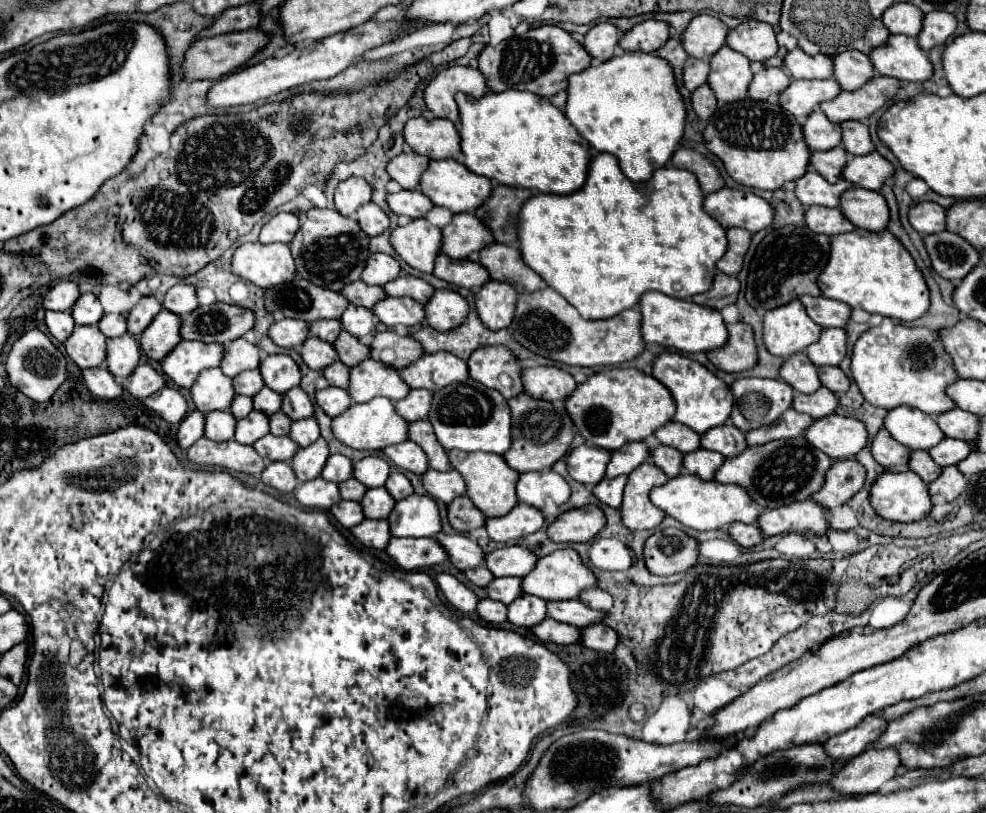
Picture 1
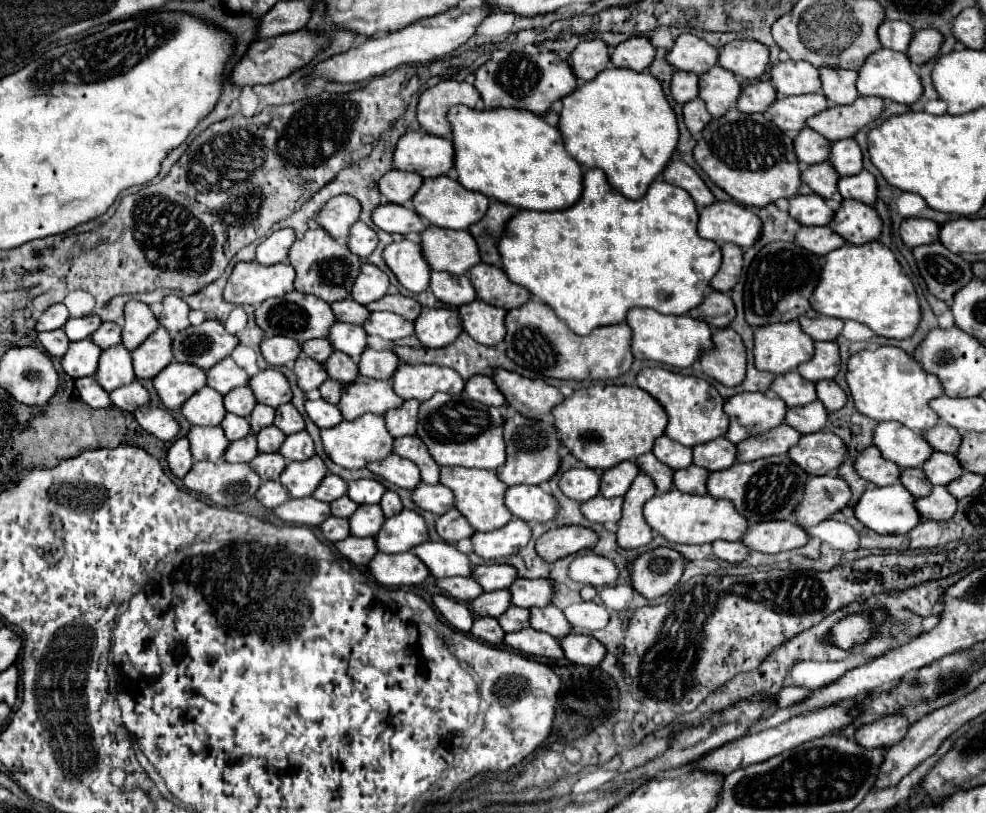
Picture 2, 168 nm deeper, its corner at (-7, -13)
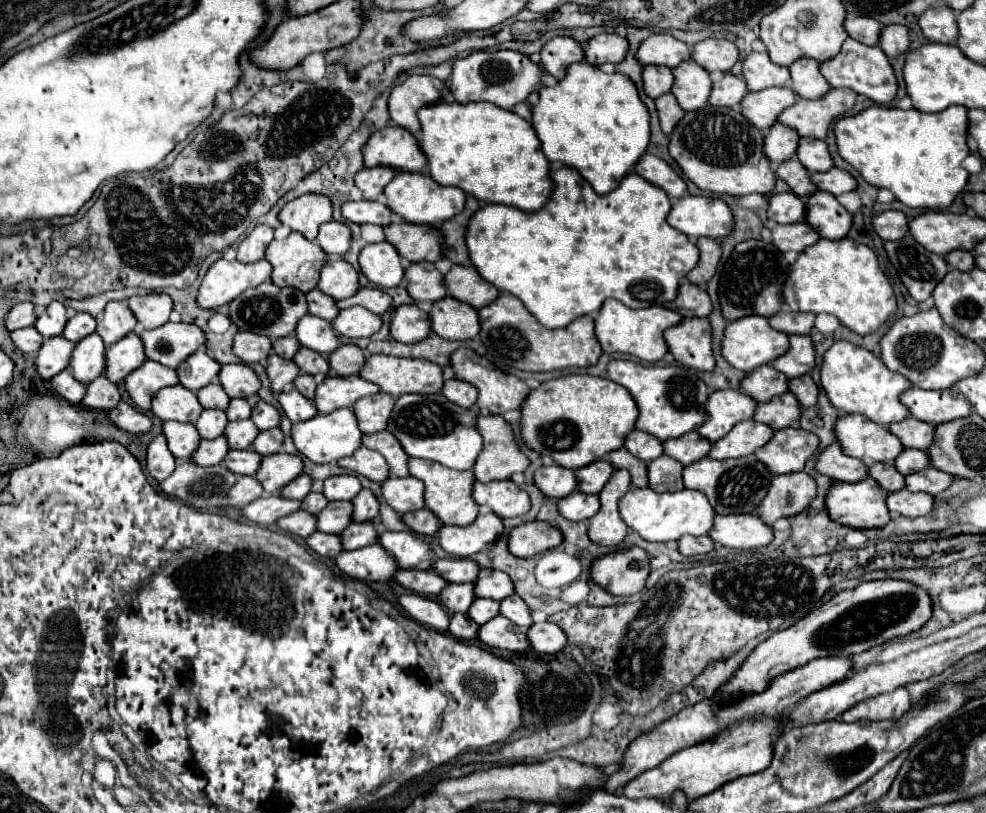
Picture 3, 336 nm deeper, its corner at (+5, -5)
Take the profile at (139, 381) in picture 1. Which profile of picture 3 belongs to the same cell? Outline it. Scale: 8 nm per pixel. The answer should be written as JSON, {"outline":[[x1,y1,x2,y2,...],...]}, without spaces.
{"outline":[[100,376,94,382,86,386,86,394,82,398,82,404,86,408,98,408,98,410,110,410,120,402,118,386,112,384,108,378]]}

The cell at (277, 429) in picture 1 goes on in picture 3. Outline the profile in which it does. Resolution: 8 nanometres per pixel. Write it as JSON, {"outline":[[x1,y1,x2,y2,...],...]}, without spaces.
{"outline":[[250,418,248,420,230,422,226,426,226,434,224,434,224,438,228,440,228,448,230,450,248,448,256,436,258,436,258,428,254,426,254,422]]}

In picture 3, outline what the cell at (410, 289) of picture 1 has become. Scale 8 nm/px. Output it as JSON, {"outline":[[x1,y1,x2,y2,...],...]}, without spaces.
{"outline":[[360,288,354,296,336,302,336,306,340,310,350,308,350,306,364,306,366,310,370,310,374,314,384,314,392,306,392,298,378,288]]}

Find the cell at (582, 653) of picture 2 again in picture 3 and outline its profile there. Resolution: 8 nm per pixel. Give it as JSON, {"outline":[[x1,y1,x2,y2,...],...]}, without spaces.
{"outline":[[552,622,532,624,526,630,526,638,530,642,530,648,540,654,556,654,566,644,566,634]]}

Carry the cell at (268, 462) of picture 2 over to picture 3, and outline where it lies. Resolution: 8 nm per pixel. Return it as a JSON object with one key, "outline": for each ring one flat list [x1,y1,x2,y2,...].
{"outline":[[246,448,246,450,230,450,226,454,226,458,222,460,222,464,234,472,234,474,240,474,240,476,254,476,258,466,262,462,262,456,258,456,252,448]]}

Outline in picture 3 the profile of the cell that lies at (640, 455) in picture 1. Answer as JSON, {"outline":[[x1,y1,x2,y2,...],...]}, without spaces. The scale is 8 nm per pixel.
{"outline":[[598,460,598,462,592,462,590,466,584,466,580,470,574,472,576,476,576,490,582,492,582,494,598,494,604,484,608,482,608,478,612,476,614,468,608,460]]}

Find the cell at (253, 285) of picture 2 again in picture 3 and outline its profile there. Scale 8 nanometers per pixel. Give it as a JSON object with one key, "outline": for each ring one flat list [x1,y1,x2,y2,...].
{"outline":[[224,258,216,260,198,290,196,304,204,310,216,310,238,294,242,294,250,286,260,286,262,282,270,280,272,266,266,260,258,260,254,264,242,264,238,260,226,262]]}

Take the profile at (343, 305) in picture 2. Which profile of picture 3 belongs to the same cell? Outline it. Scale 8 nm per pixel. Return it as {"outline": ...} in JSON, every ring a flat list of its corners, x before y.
{"outline":[[310,290,306,294,306,302,308,302,308,314,324,318,328,322,332,322,338,316,338,308,336,302,330,300,326,294,322,294,320,290]]}

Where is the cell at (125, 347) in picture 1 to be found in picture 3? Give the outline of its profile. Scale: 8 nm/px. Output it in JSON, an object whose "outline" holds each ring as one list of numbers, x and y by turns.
{"outline":[[96,332,82,338,74,346,74,352,72,352,72,358,70,358,70,364,68,364,74,378,88,384,94,378,102,376,104,366,106,366,104,350,106,350,106,346,104,346,102,338]]}

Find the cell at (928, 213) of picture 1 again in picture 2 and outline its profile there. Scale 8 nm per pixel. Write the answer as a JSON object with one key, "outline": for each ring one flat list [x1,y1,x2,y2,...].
{"outline":[[908,218,900,226,900,236,906,246,916,248,922,244,938,242,938,230,940,226,934,220,924,220,924,218]]}

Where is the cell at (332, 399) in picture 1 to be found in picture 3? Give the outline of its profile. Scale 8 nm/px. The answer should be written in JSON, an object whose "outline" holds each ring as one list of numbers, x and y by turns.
{"outline":[[286,390,276,394,278,404,282,406,282,412,290,418,290,422,302,422,308,418,314,418,318,414,312,400,306,400,298,390]]}

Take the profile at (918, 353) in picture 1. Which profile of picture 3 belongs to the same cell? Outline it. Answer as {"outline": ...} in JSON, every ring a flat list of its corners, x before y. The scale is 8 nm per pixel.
{"outline":[[846,340,834,342,824,352,822,368,820,368,820,382,832,406,836,406,844,414,850,414,850,412,864,414,866,418,882,426,904,420,908,416,906,406,900,404,898,396,904,390,908,390,912,384,902,374,890,372,878,356]]}

